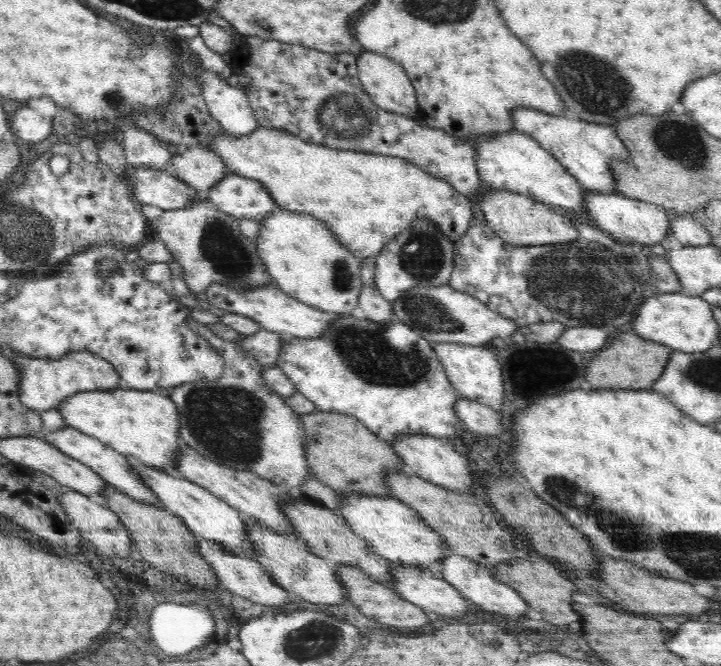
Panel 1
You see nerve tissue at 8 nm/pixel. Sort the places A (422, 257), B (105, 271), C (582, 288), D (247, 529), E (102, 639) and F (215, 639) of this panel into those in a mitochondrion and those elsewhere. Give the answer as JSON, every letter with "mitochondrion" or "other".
{"A":"mitochondrion","B":"other","C":"mitochondrion","D":"other","E":"other","F":"other"}

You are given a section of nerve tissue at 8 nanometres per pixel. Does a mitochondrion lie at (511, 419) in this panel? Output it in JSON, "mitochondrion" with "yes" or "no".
{"mitochondrion":"no"}

